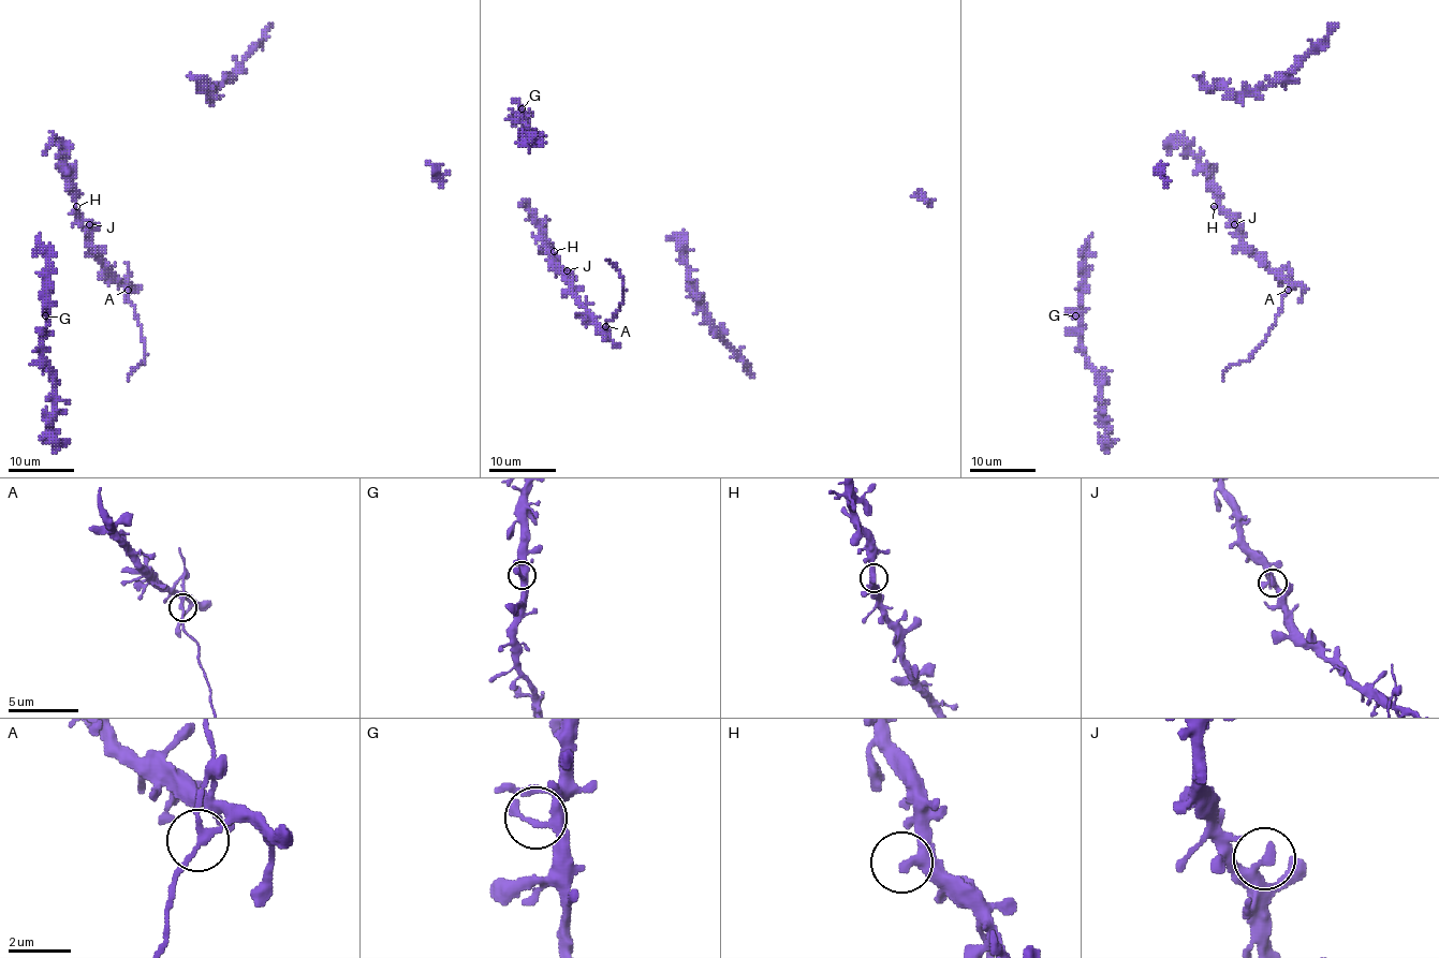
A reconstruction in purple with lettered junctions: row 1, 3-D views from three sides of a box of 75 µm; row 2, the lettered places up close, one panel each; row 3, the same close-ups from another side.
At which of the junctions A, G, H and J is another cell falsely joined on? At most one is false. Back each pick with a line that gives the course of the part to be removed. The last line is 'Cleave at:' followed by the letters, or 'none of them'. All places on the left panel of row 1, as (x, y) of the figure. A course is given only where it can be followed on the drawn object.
A: foreign part runs (128, 290), (145, 349), (145, 360), (128, 381)
Cleave at: A

